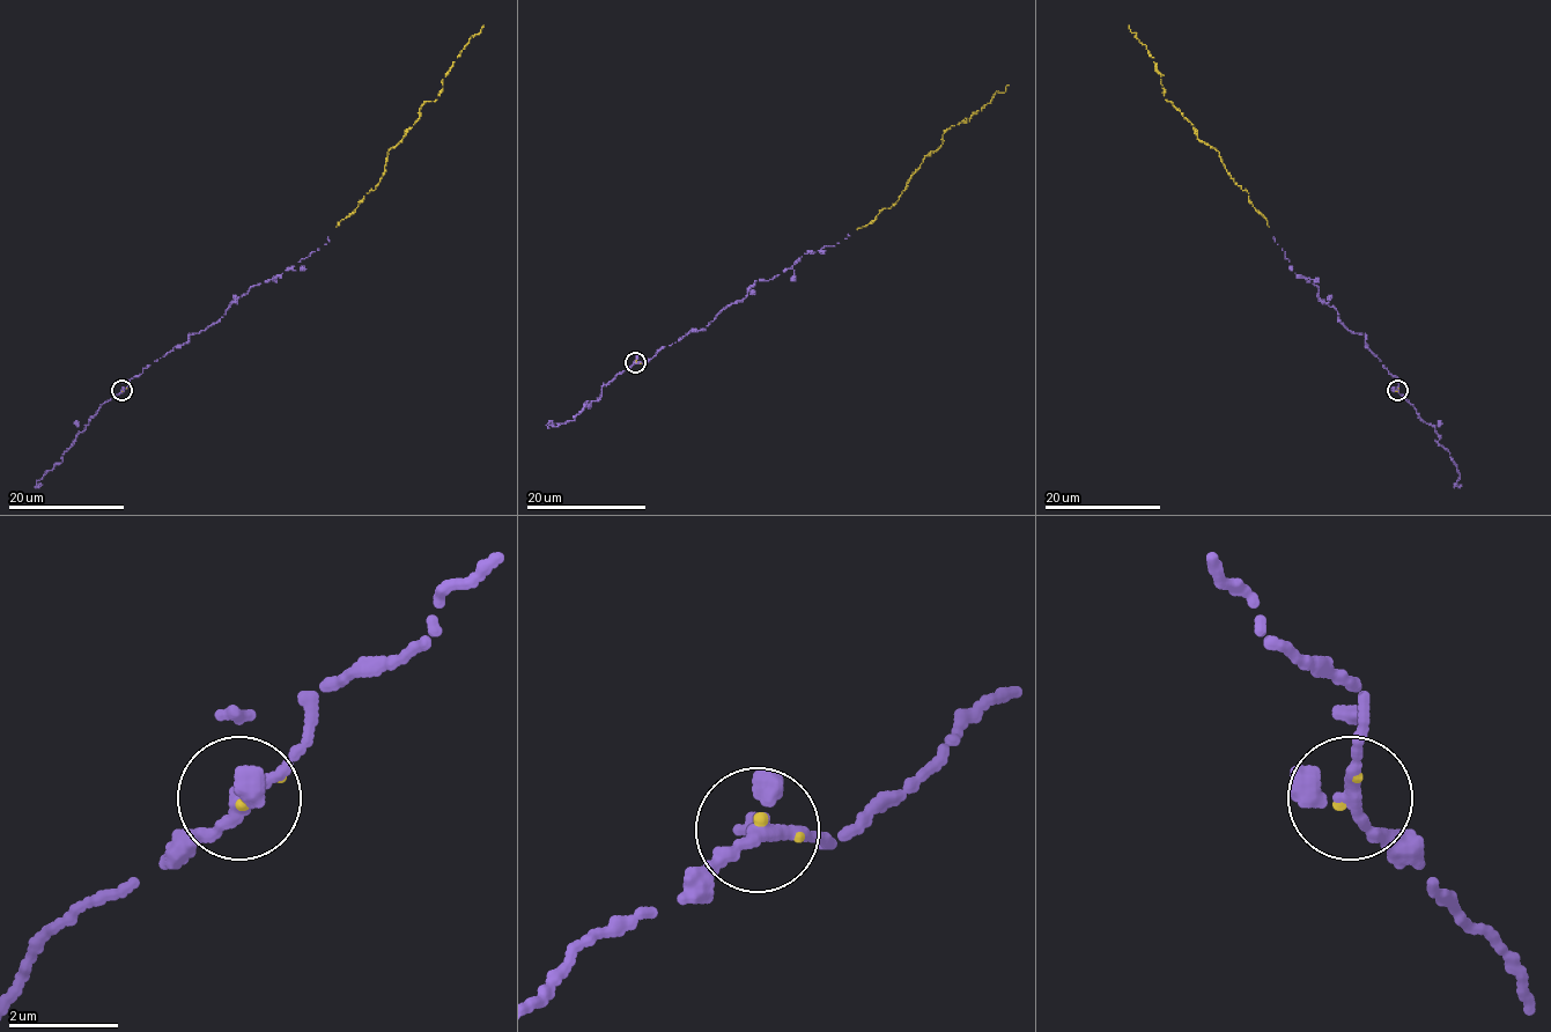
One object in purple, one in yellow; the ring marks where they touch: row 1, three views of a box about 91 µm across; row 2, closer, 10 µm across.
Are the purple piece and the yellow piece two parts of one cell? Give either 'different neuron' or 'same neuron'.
same neuron

